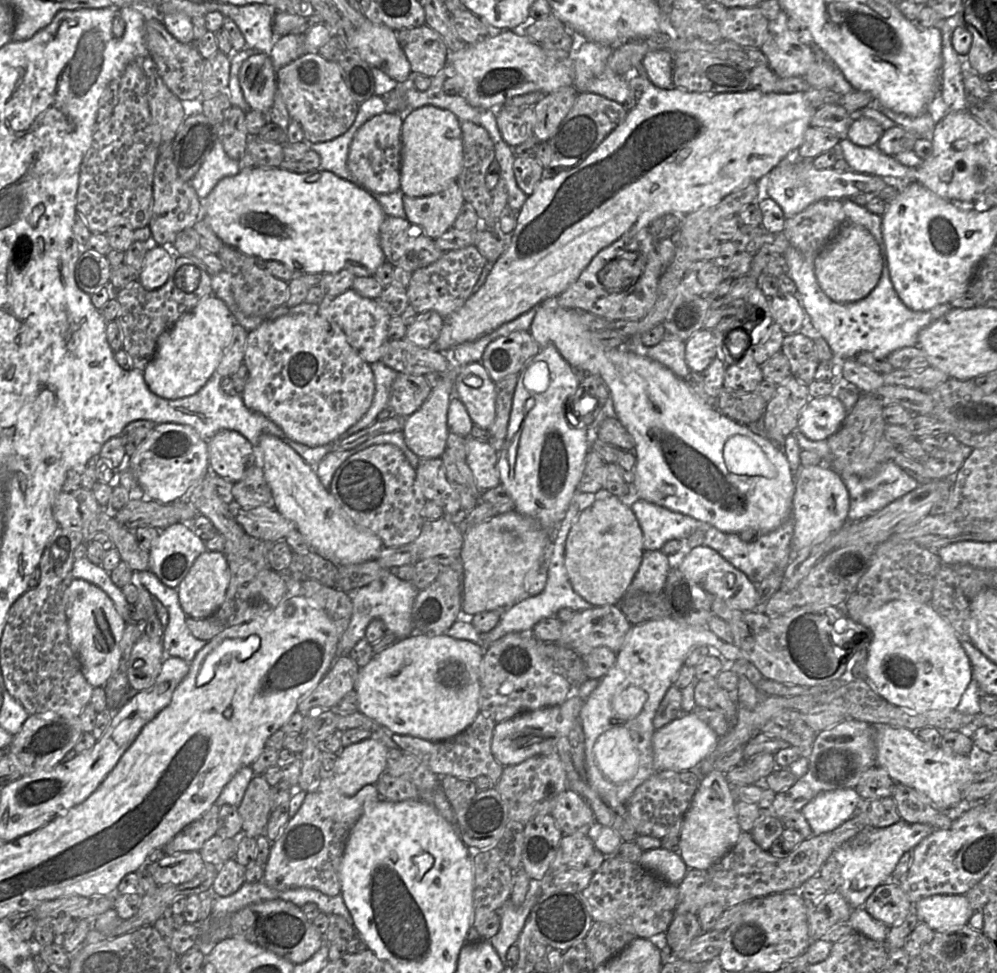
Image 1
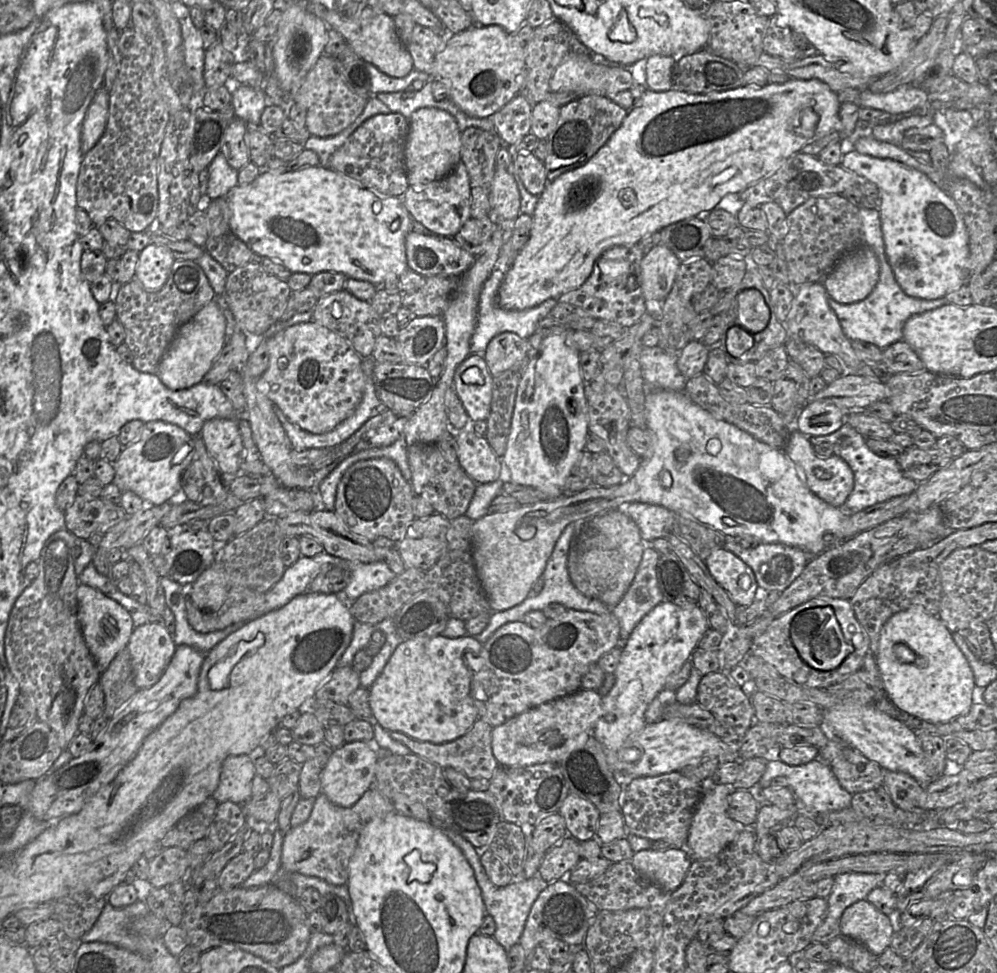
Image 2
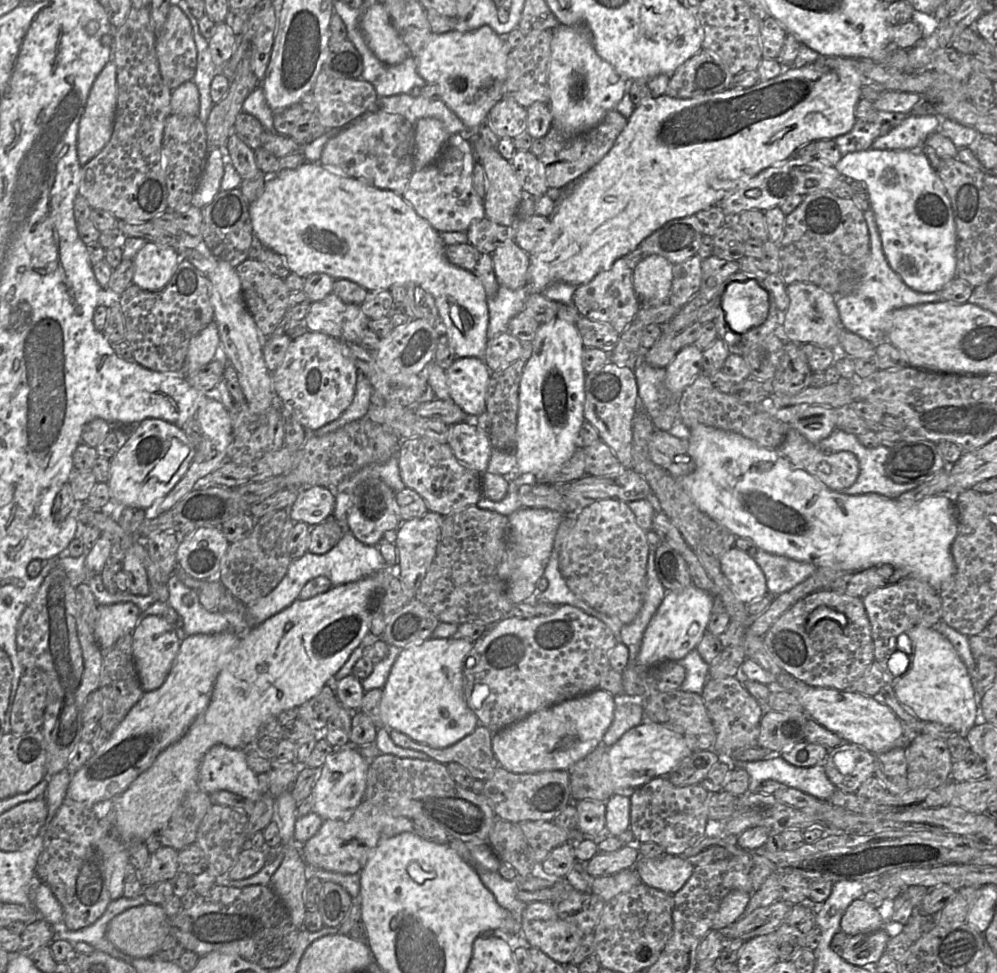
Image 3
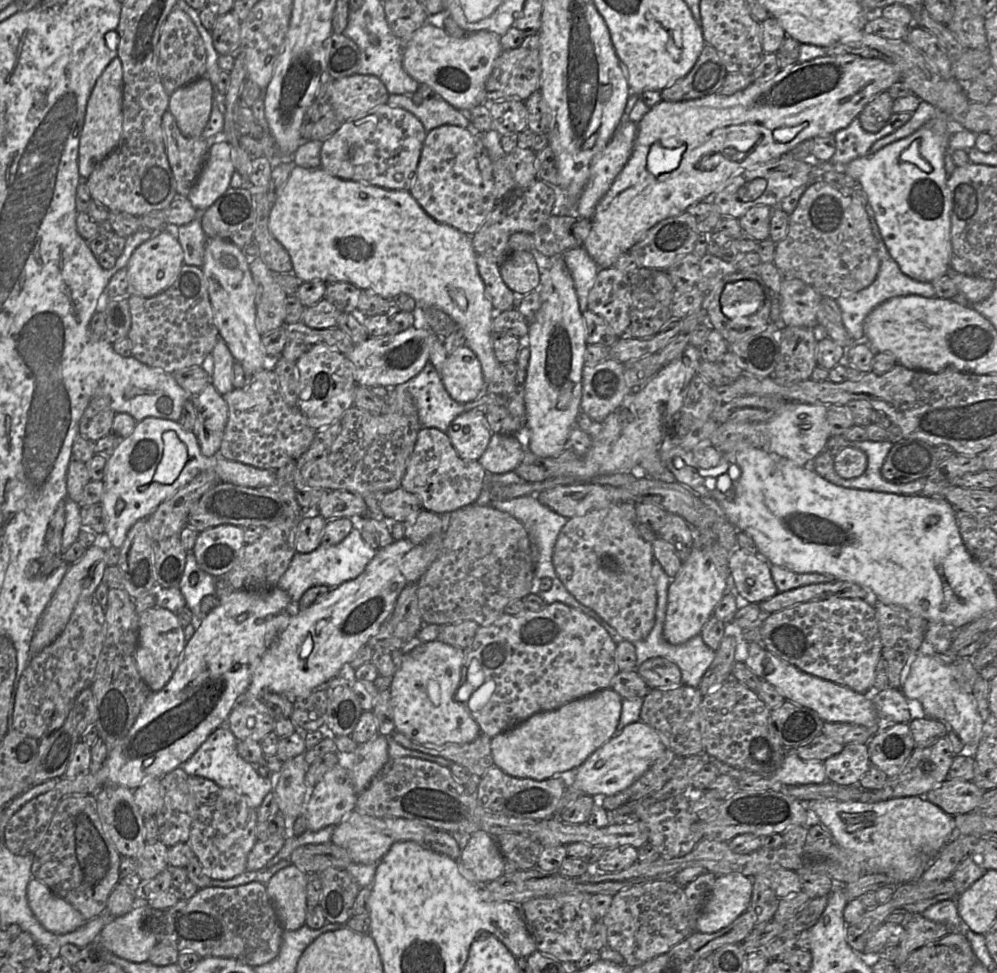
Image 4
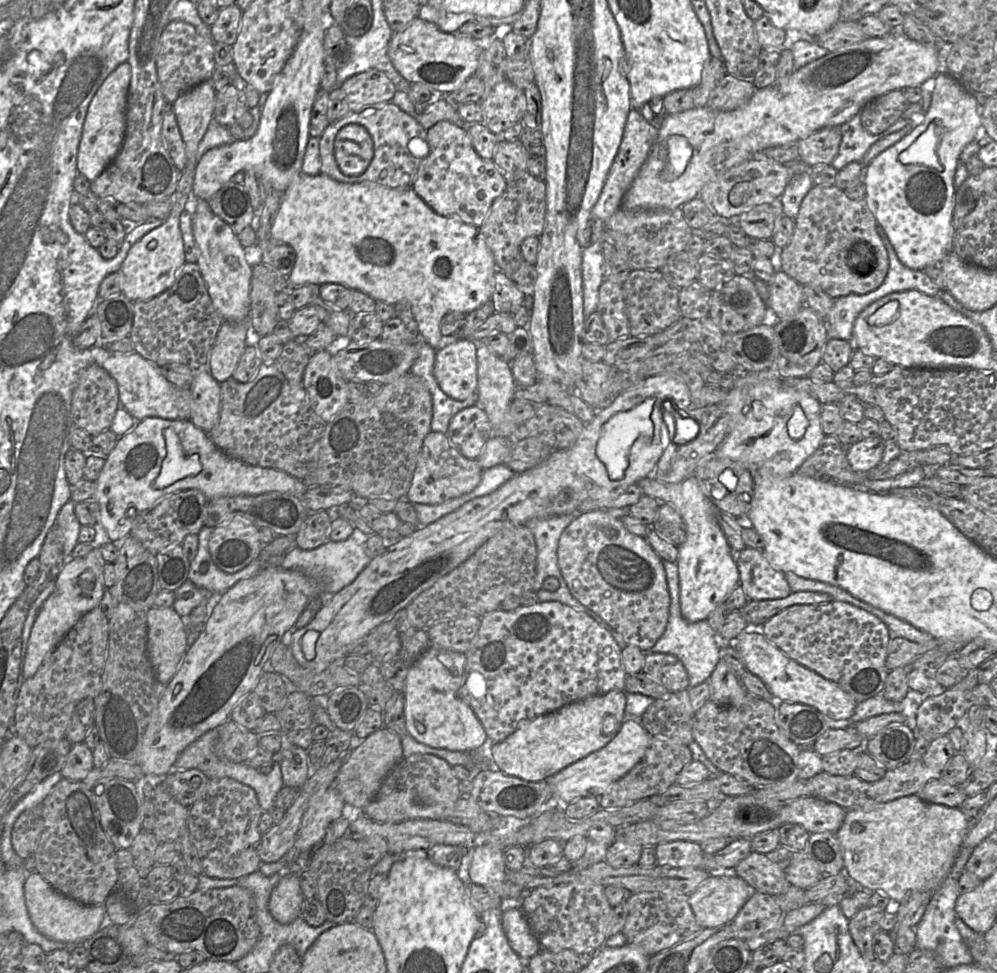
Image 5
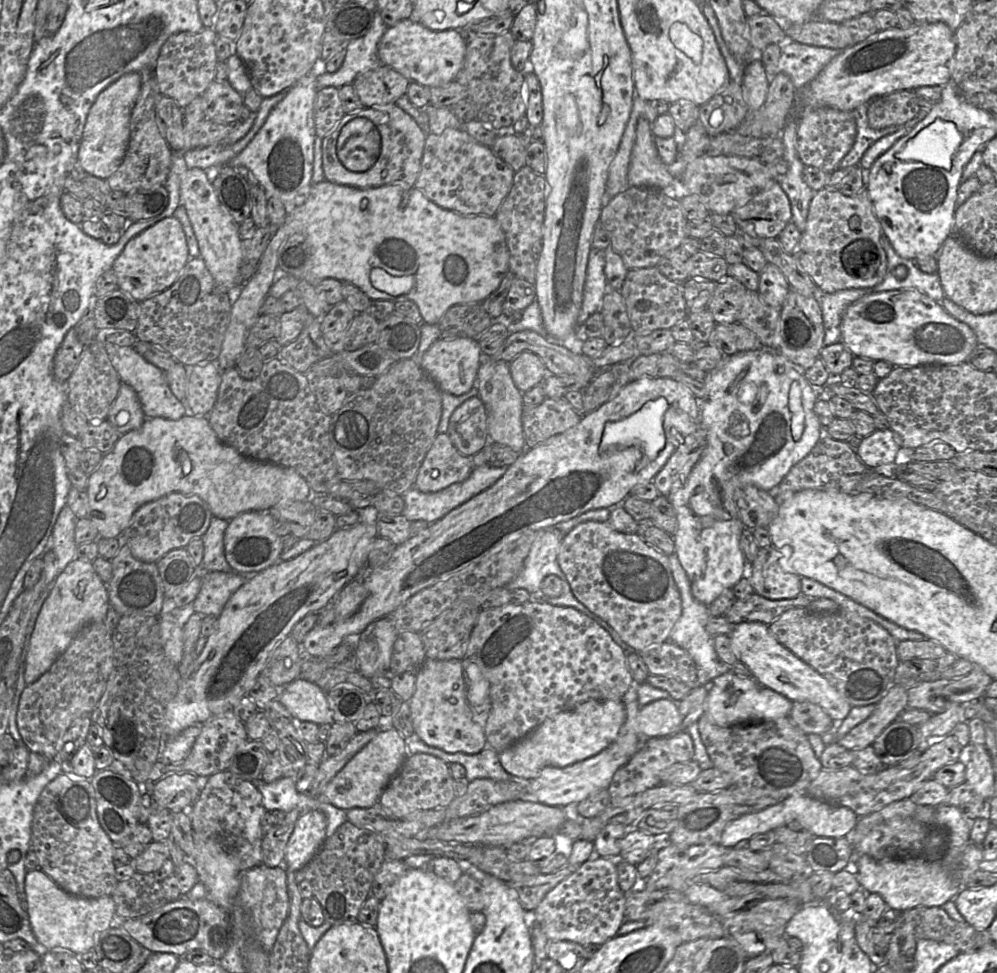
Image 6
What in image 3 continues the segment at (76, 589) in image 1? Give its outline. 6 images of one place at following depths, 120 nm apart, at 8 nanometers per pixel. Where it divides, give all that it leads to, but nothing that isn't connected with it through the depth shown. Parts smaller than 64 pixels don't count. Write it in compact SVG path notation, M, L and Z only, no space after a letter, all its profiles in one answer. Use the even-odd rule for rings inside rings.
M132 602L98 605L97 608L93 634L102 651L111 648L120 637L131 634L142 617L139 608Z

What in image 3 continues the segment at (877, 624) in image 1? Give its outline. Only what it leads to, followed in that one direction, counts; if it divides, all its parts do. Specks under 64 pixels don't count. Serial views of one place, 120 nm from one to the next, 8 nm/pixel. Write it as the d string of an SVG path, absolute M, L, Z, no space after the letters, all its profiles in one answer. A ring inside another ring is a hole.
M915 626L905 634L911 641L911 654L908 657L907 669L893 683L897 700L910 708L920 721L951 726L959 735L965 737L970 729L976 725L978 695L964 662L950 641L934 628Z

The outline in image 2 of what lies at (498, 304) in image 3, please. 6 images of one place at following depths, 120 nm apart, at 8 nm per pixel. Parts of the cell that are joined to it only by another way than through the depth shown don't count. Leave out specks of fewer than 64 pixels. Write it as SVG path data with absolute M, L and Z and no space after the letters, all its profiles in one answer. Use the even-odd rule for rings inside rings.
M495 267L481 290L477 322L470 339L471 354L483 354L490 340L502 332L513 332L524 339L535 333L537 324L546 318L557 303L557 298L550 298L541 304L524 310L506 310L497 303L498 290L504 278L505 267Z

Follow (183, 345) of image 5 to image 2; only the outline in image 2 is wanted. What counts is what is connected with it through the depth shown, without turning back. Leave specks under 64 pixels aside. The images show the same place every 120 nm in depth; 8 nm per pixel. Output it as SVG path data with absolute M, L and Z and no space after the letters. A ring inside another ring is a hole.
M176 259L165 284L157 291L148 291L142 287L136 278L123 283L116 297L116 318L120 320L125 330L124 343L132 354L132 366L144 373L156 374L159 363L178 329L189 321L199 310L217 295L208 278L195 260Z

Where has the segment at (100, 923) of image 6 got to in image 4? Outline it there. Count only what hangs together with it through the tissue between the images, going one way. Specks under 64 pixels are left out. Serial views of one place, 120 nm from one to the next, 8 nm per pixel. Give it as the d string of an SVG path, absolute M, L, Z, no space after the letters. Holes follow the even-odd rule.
M38 879L29 881L27 900L34 916L50 932L66 934L87 922L78 910Z

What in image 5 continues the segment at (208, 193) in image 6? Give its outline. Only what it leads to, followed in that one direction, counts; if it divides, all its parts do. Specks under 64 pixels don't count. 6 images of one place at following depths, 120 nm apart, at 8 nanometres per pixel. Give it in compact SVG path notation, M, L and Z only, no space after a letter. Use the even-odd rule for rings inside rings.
M198 198L192 215L192 228L198 246L197 264L215 309L224 322L237 323L249 320L252 267L246 260L245 249L238 235L211 211L207 200Z

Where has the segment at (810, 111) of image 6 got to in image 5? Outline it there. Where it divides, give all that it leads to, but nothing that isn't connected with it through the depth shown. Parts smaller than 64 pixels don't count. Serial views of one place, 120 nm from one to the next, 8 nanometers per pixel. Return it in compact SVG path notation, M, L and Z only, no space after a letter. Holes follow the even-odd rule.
M839 126L824 127L797 142L799 159L808 166L831 164L841 143Z

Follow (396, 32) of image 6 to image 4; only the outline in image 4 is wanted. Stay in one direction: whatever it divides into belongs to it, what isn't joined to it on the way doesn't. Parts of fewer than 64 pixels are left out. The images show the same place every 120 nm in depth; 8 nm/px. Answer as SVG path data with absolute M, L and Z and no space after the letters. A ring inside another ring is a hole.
M427 22L403 43L403 67L417 82L429 85L441 98L461 112L469 112L485 102L486 81L492 72L495 60L503 51L500 36L496 33L483 30L467 37L457 38L450 36L443 27Z

